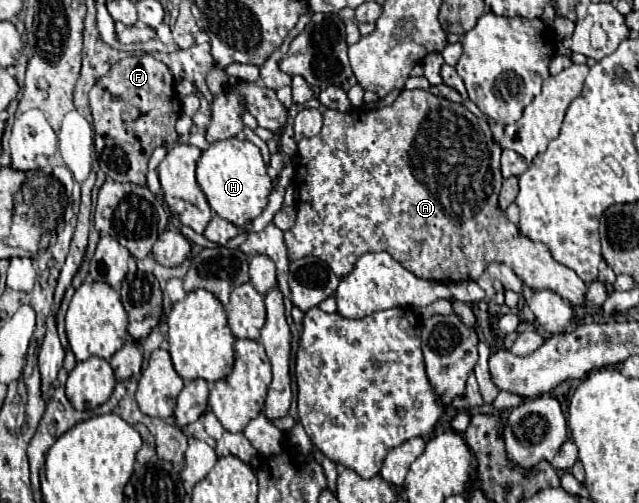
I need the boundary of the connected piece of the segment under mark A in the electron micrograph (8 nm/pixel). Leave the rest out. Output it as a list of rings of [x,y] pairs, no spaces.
[[[412,89],[412,91],[402,91],[398,95],[398,99],[392,105],[386,105],[382,109],[360,109],[360,111],[334,111],[334,109],[326,109],[324,111],[324,125],[322,131],[316,137],[310,139],[302,139],[298,143],[298,163],[296,163],[296,175],[300,175],[300,179],[304,181],[306,189],[308,189],[308,197],[306,201],[298,203],[298,219],[294,223],[292,229],[288,229],[284,233],[286,245],[288,245],[288,259],[296,261],[308,255],[314,255],[322,261],[326,261],[330,265],[330,269],[338,275],[344,277],[352,271],[356,259],[368,251],[386,251],[390,253],[402,267],[406,267],[408,271],[412,271],[414,275],[422,277],[422,279],[430,279],[430,281],[442,281],[442,283],[460,283],[460,281],[476,281],[484,269],[488,267],[488,263],[496,261],[496,263],[504,263],[508,265],[518,279],[532,291],[554,291],[558,297],[562,297],[564,301],[568,301],[574,307],[580,307],[586,303],[586,283],[568,267],[560,265],[558,261],[552,259],[550,251],[546,249],[546,245],[542,243],[534,243],[528,237],[524,237],[520,233],[520,229],[510,223],[504,215],[504,211],[498,207],[498,193],[500,193],[500,185],[502,185],[502,173],[500,173],[500,145],[494,141],[490,127],[486,123],[486,119],[478,119],[476,115],[472,115],[462,103],[452,103],[446,101],[442,97],[436,97],[424,89]]]

